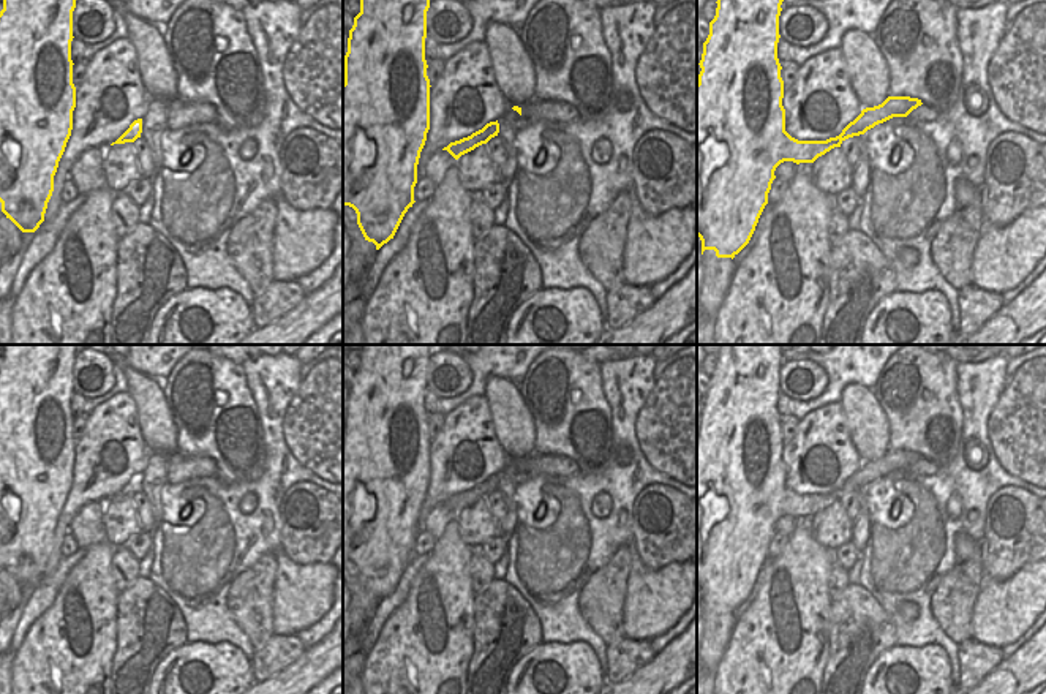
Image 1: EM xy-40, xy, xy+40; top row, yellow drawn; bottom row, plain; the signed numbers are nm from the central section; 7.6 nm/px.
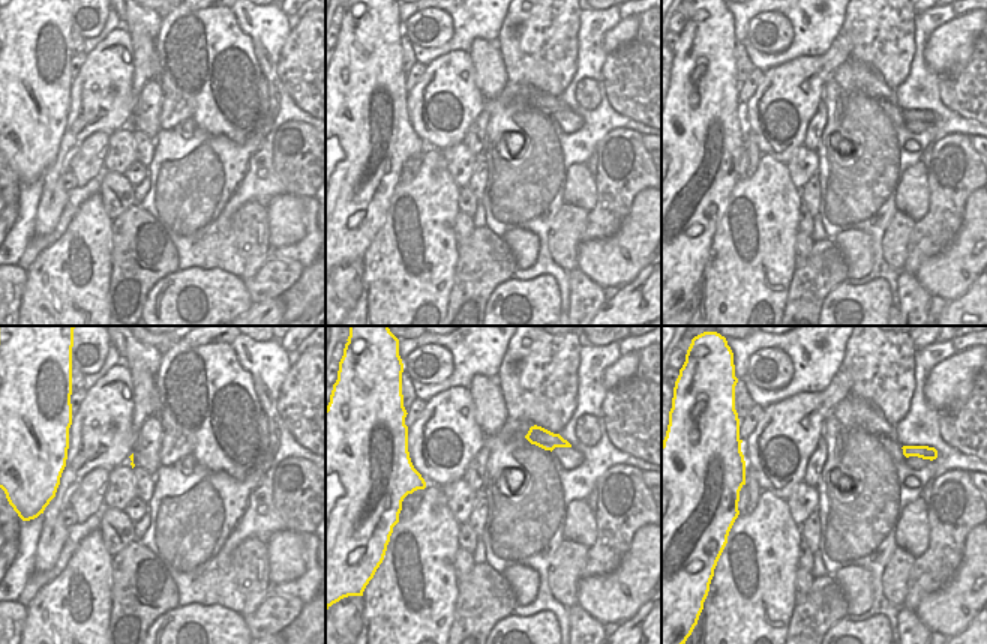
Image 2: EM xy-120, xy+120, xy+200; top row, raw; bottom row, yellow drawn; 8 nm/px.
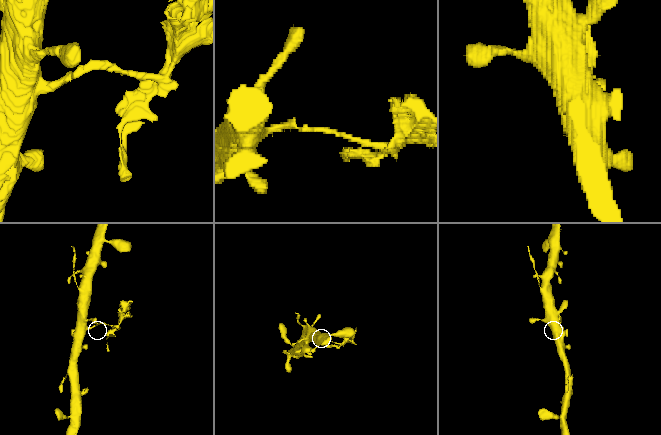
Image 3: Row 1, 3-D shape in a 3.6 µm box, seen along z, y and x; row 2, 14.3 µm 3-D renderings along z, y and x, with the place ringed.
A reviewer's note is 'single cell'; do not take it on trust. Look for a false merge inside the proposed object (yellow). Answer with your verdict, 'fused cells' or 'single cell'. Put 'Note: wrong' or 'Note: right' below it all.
fused cells
Note: wrong

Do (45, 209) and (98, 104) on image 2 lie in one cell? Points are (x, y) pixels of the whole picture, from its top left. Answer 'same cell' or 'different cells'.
same cell

